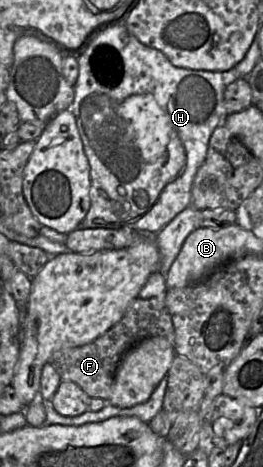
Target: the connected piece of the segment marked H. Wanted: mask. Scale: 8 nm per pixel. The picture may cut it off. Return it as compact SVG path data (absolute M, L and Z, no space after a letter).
M118 23L103 28L78 56L79 74L74 85L72 111L85 155L90 165L90 208L76 229L122 229L132 228L141 233L155 235L165 225L171 222L180 212L191 205L191 188L196 172L203 164L209 139L227 113L224 107L223 94L228 83L228 74L217 71L194 70L174 66L159 50L142 44L132 36L124 23Z

